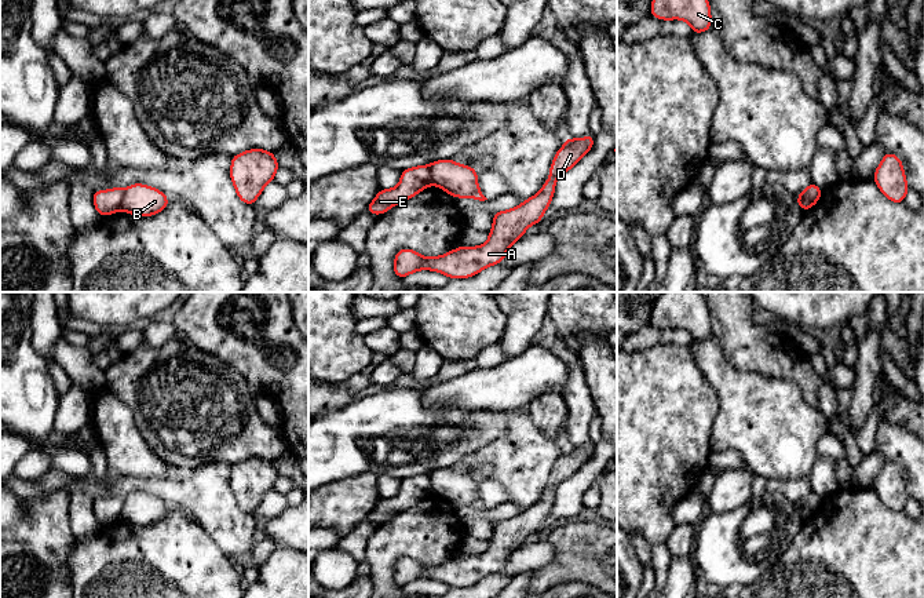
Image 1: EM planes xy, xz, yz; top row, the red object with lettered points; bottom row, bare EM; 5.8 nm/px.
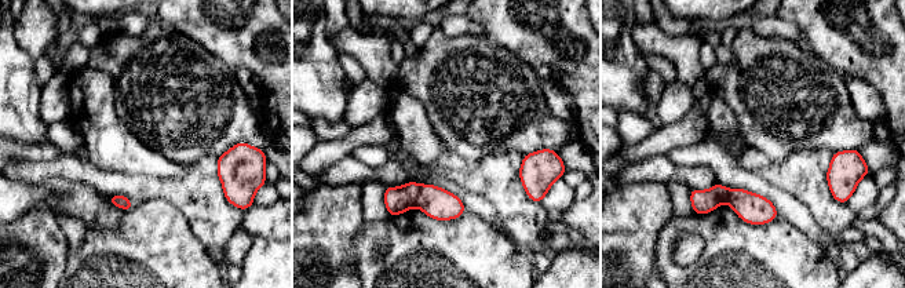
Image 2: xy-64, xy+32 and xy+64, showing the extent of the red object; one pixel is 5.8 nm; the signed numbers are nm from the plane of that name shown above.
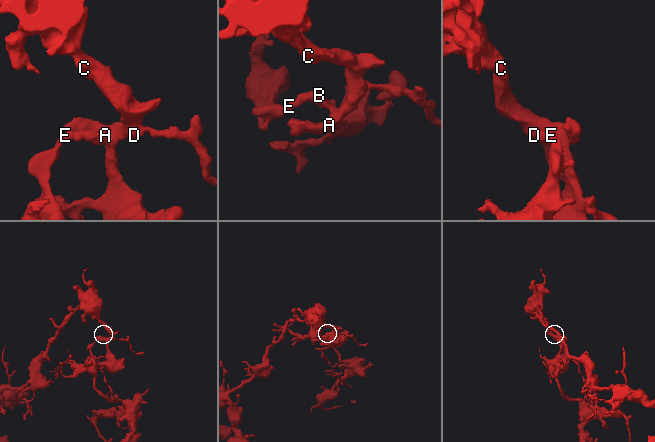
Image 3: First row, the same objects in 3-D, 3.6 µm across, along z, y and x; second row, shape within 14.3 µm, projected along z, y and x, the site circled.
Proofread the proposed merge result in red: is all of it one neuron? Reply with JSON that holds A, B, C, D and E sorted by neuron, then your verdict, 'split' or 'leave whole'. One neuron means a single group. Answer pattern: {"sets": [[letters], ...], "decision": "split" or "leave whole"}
{"sets": [["A", "B", "C", "D"], ["E"]], "decision": "split"}

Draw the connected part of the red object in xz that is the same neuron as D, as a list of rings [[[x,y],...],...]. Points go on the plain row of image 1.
[[[595,444],[580,448],[566,446],[555,462],[548,489],[533,506],[508,519],[494,521],[489,548],[478,555],[457,555],[441,565],[426,566],[413,558],[402,557],[395,562],[394,583],[399,587],[417,580],[432,579],[452,587],[470,587],[492,573],[500,573],[510,555],[525,544],[532,533],[538,533],[552,511],[556,488],[571,478],[594,455]]]

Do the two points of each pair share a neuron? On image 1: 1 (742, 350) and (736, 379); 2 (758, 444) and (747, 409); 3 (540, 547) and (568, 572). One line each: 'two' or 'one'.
1: two
2: one
3: two

